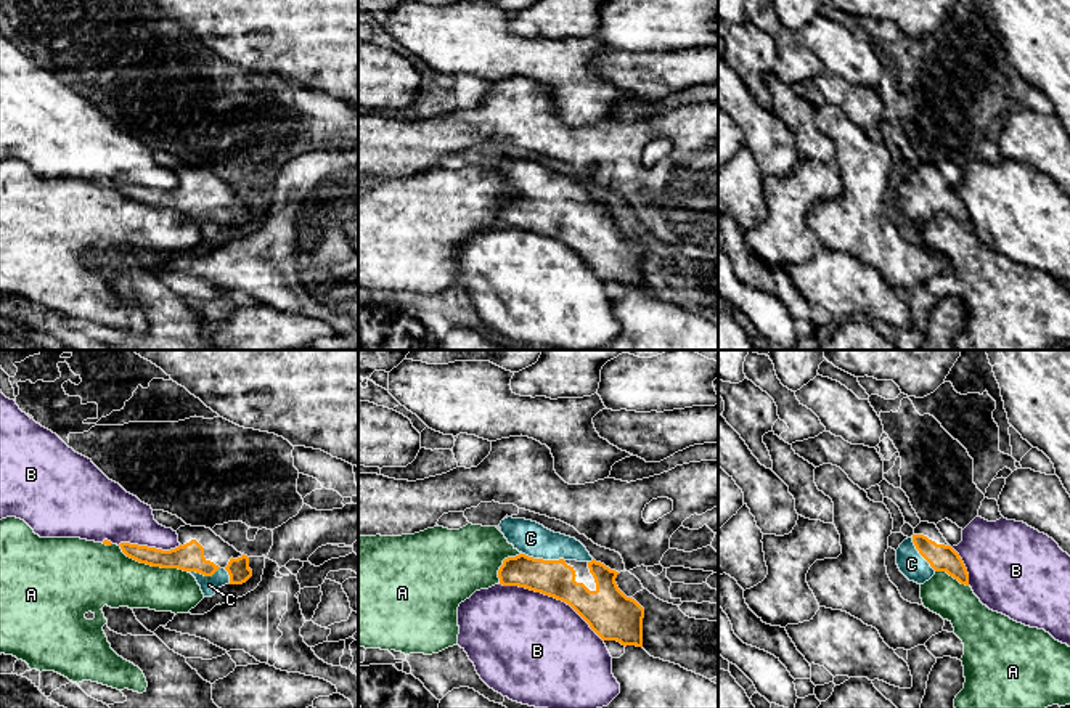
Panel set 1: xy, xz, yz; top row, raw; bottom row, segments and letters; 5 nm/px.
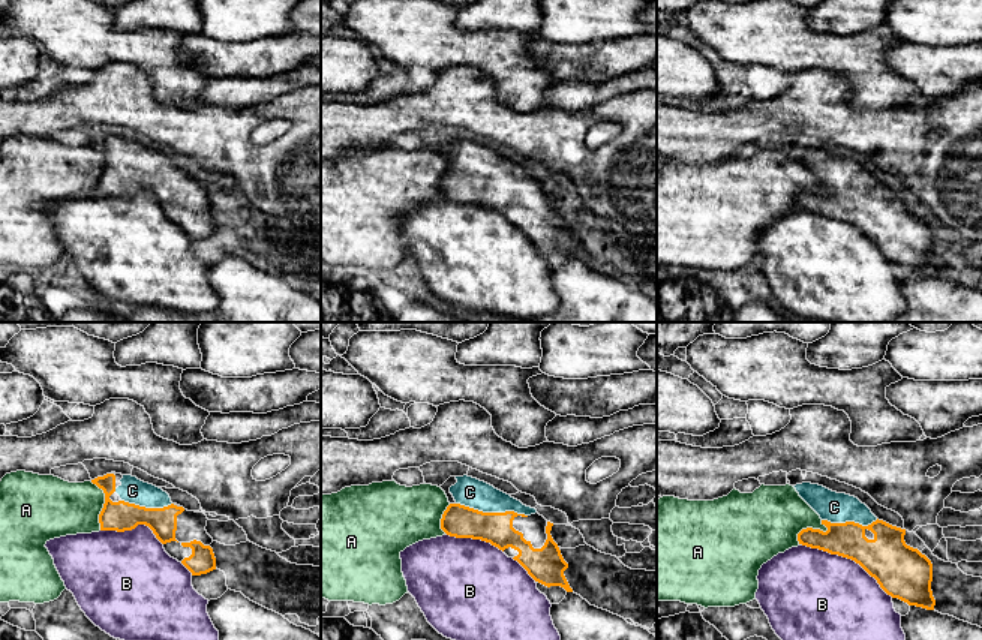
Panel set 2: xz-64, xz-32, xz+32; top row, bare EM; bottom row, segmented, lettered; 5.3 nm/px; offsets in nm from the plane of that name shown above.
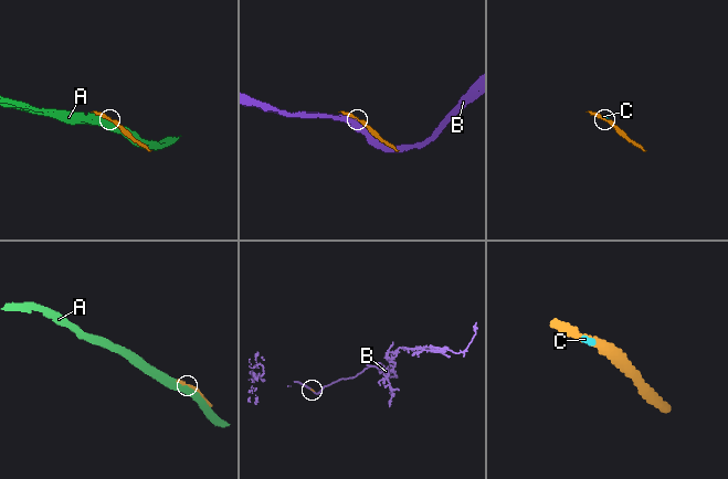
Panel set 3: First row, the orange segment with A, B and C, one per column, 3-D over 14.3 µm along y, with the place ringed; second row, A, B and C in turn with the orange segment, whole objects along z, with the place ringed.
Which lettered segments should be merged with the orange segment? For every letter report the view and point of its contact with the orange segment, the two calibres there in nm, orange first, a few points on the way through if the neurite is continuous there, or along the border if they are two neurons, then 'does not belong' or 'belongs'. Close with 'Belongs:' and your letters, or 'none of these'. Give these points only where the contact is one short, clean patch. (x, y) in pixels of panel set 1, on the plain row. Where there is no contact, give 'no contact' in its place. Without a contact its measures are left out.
A: contact xy (151, 206); calibres 140 and 300 nm; does not belong
B: contact xz (532, 230); calibres 190 and 500 nm; does not belong
C: contact xz (542, 199); calibres 190 and 170 nm; belongs
Belongs: C

